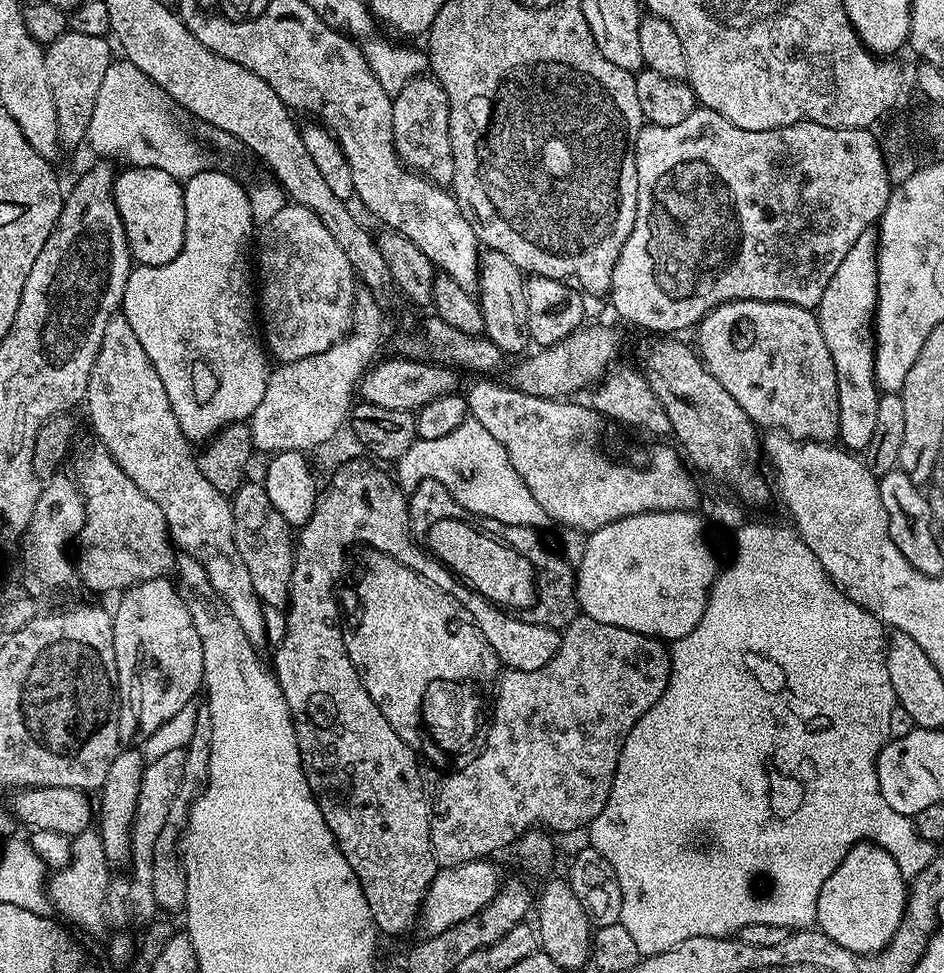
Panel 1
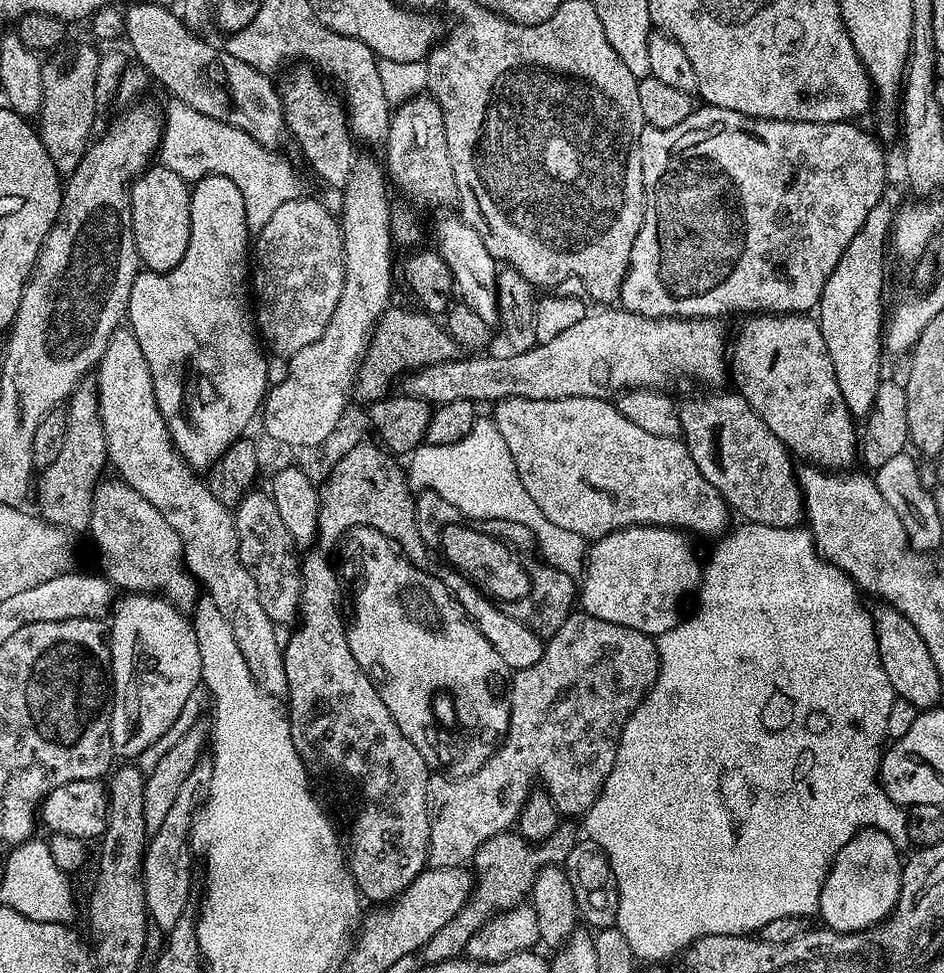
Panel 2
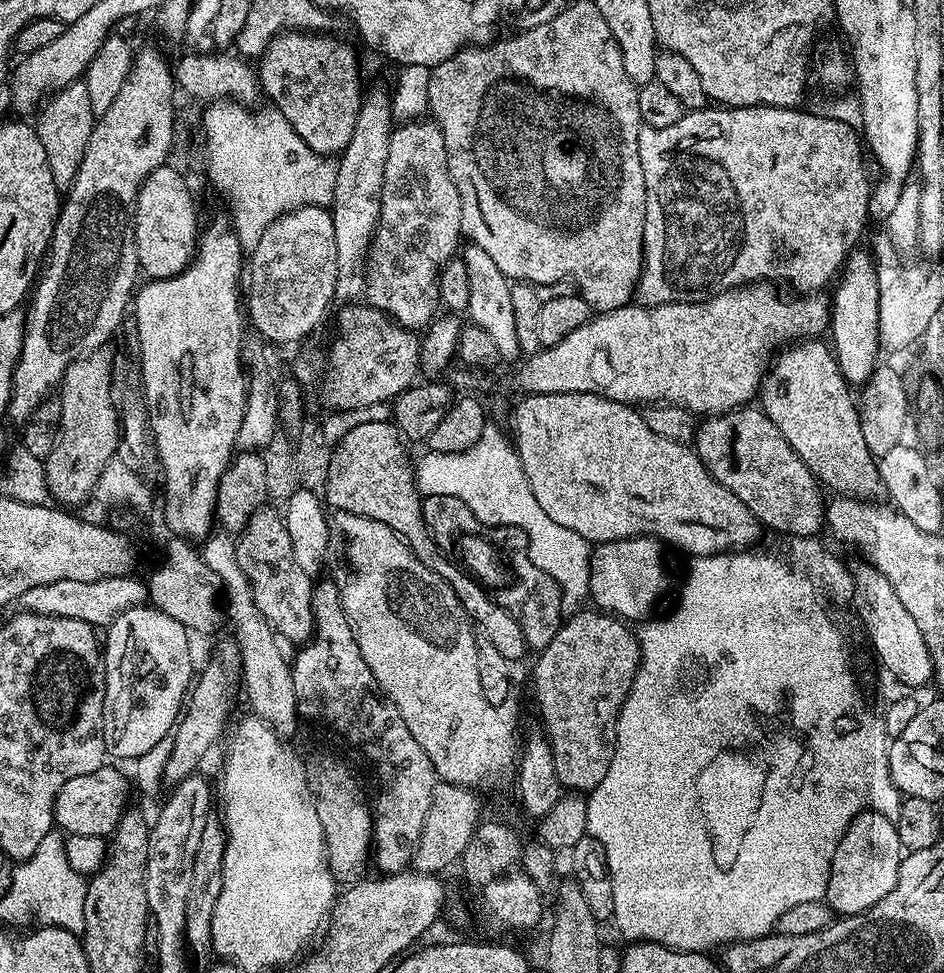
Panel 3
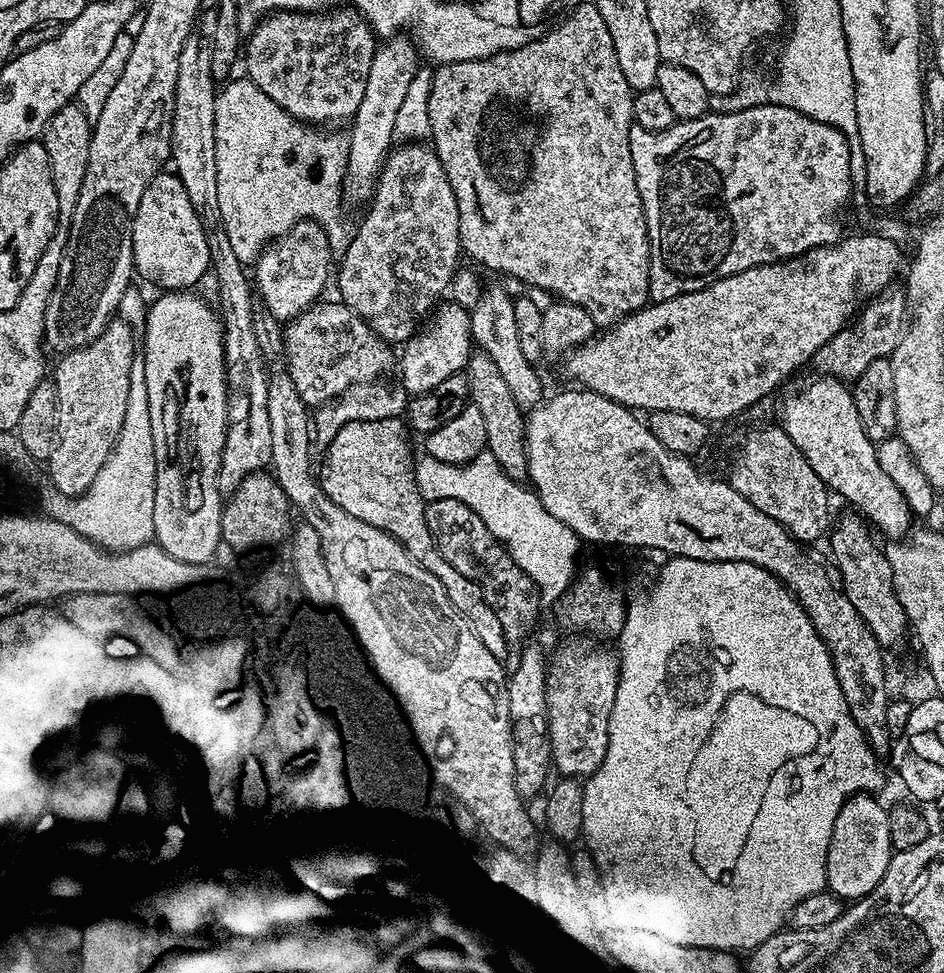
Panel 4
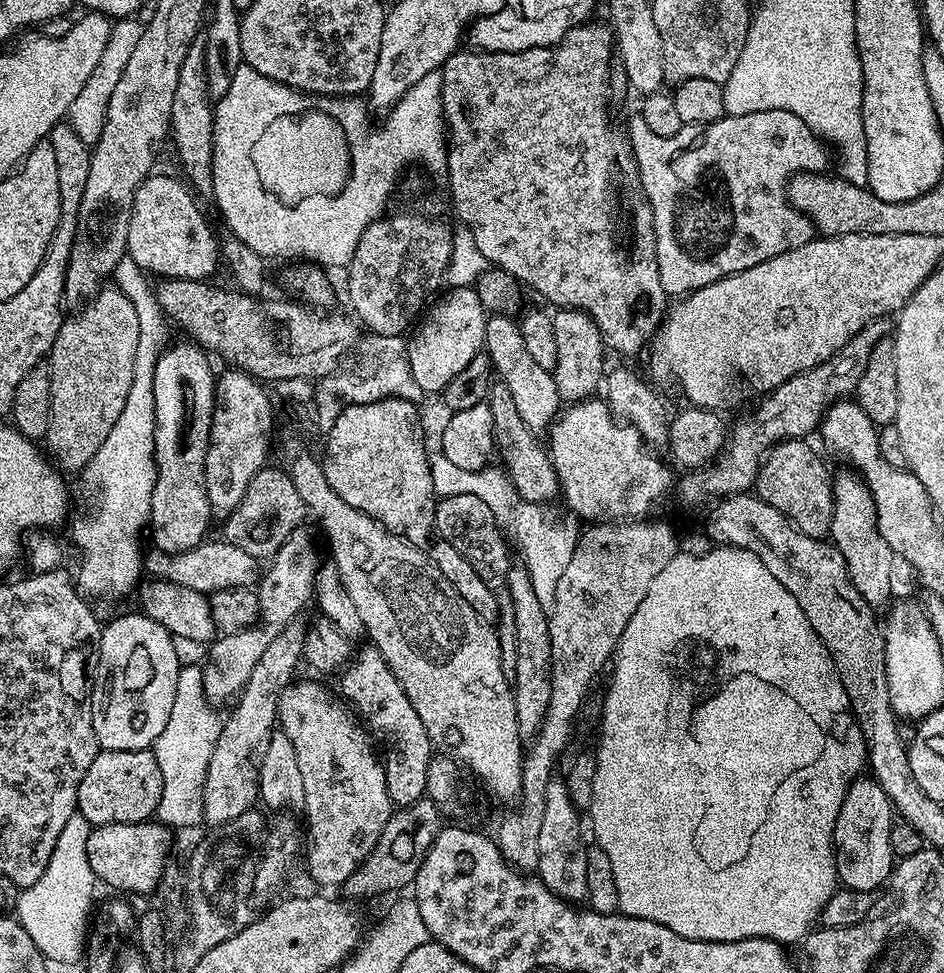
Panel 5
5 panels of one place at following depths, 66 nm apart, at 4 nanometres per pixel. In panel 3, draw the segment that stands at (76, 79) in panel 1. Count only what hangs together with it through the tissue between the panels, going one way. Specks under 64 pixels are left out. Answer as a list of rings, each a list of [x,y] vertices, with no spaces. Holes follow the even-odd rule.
[[[78,79],[61,88],[59,92],[51,93],[43,101],[39,112],[40,121],[35,121],[34,127],[46,150],[46,162],[50,162],[50,174],[54,174],[54,186],[62,194],[66,194],[78,174],[78,166],[82,166],[82,158],[86,154],[86,142],[90,142],[90,134],[98,119],[91,109],[85,81]]]

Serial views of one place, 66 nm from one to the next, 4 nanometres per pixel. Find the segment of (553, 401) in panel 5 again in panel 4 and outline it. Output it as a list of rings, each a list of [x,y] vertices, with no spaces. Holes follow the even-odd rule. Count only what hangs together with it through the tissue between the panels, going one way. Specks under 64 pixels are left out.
[[[487,287],[470,310],[472,339],[481,351],[493,358],[520,408],[530,410],[543,401],[544,393],[542,394],[542,380],[535,370],[536,366],[526,358],[525,351],[522,350],[521,334],[517,318],[514,317],[514,304],[513,297],[510,298],[504,289]]]

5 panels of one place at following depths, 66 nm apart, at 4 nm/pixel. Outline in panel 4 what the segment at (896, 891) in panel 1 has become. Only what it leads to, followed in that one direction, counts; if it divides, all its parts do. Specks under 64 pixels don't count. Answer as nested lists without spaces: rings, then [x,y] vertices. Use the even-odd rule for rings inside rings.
[[[857,794],[844,803],[844,808],[834,822],[834,834],[830,838],[830,850],[826,870],[827,891],[845,902],[863,900],[875,890],[892,861],[890,822],[887,807],[876,801],[872,794]]]

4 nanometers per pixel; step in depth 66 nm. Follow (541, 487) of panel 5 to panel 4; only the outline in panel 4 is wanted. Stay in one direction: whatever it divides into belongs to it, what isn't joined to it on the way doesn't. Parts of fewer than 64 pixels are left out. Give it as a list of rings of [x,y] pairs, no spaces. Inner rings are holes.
[[[476,350],[471,353],[466,367],[468,383],[472,385],[471,403],[482,410],[482,420],[486,422],[486,448],[492,456],[498,458],[498,462],[506,470],[508,476],[524,482],[528,475],[528,451],[526,450],[526,438],[524,437],[525,413],[515,401],[510,386],[506,384],[502,373],[494,364],[490,354]]]

